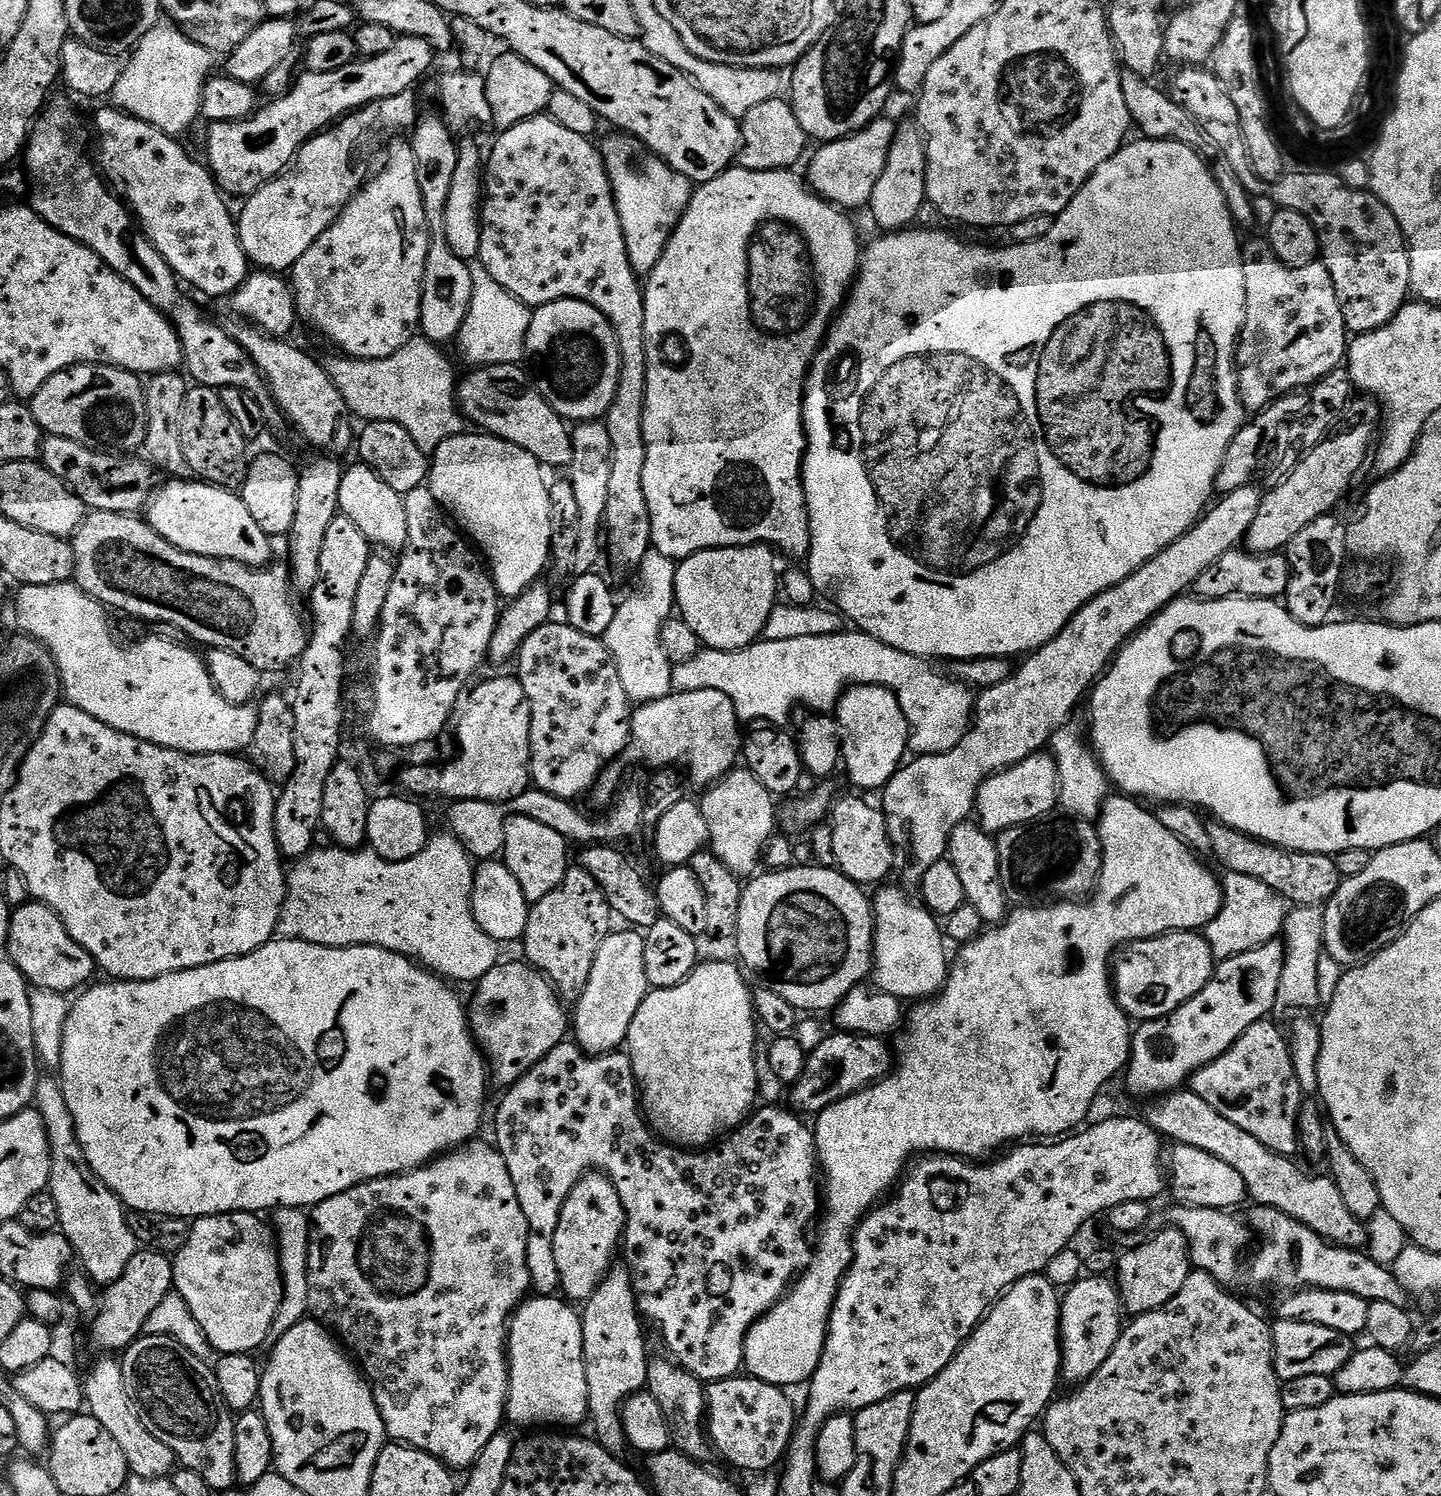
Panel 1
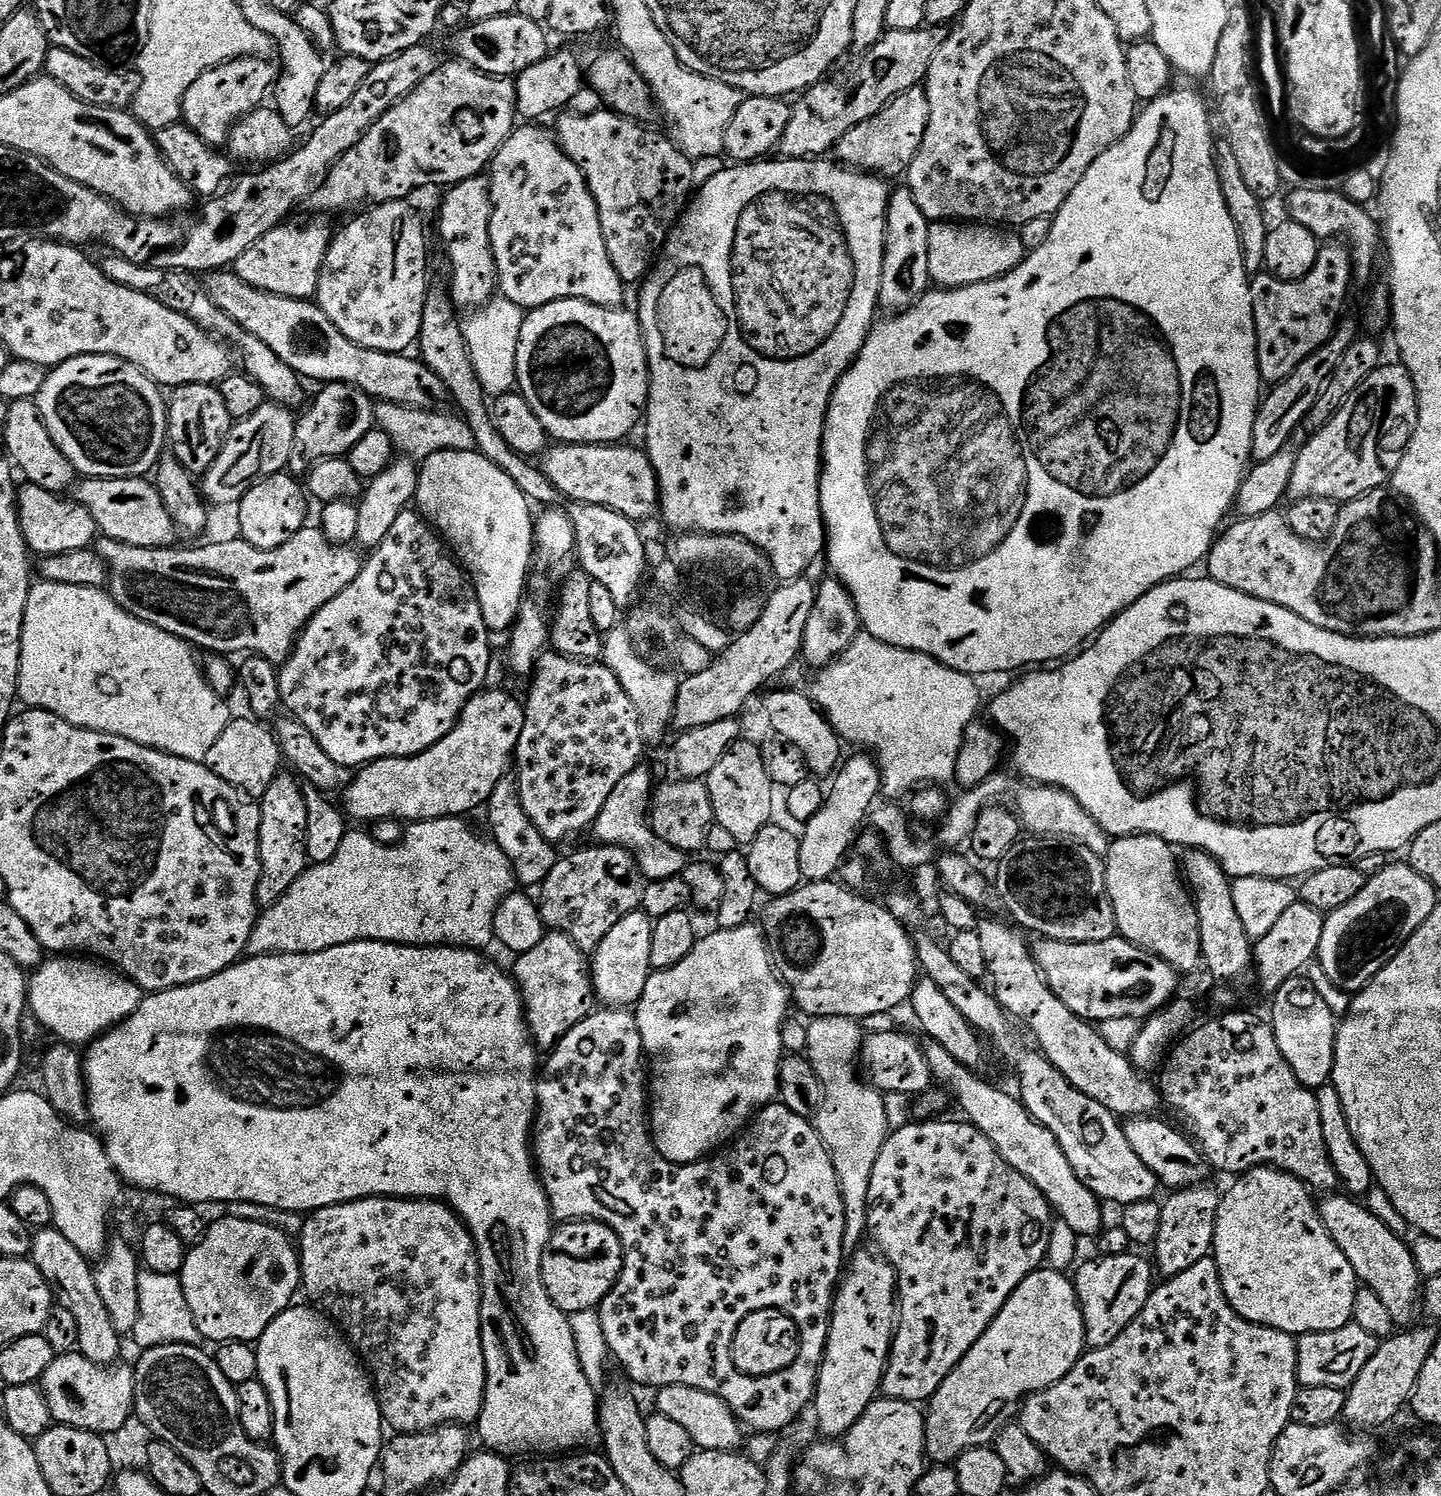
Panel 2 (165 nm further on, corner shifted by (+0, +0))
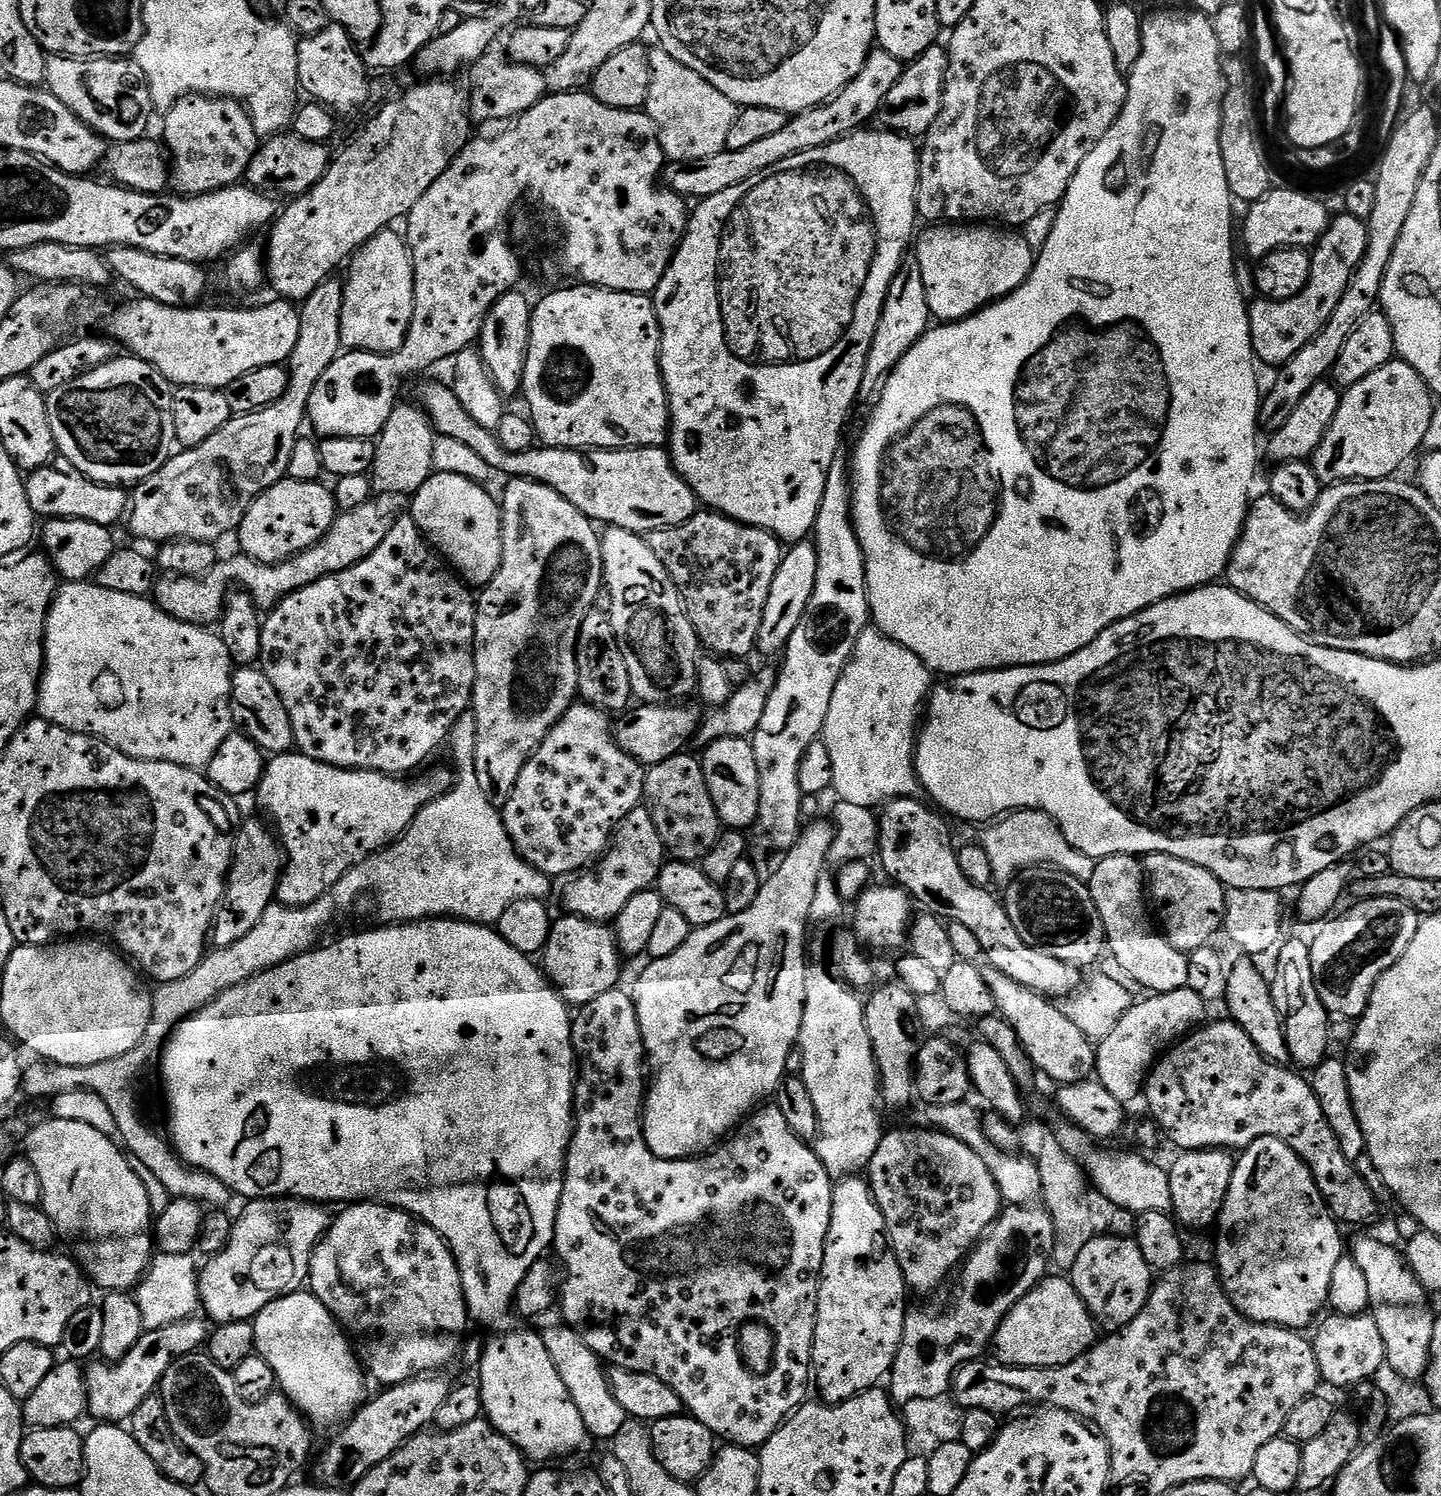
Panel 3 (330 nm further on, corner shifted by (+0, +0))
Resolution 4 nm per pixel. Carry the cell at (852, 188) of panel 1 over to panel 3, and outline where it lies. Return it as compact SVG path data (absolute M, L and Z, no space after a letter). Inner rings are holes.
M933 46L926 50L926 54L911 61L905 67L902 78L898 78L898 86L894 86L890 94L886 94L884 105L878 113L879 127L889 132L899 132L909 138L923 137L930 130L930 126L934 126L938 110L942 110L944 75L947 69L948 53L940 46Z

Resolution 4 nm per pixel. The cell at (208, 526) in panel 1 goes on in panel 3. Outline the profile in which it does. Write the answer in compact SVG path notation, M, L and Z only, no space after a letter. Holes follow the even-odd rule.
M71 466L52 467L35 468L33 472L27 473L24 482L26 498L37 517L57 520L74 518L105 526L116 526L119 520L121 523L125 519L130 507L130 496L123 487L100 484Z

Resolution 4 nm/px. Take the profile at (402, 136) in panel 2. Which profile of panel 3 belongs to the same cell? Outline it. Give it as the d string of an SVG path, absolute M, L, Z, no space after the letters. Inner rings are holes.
M489 54L471 65L472 92L470 88L470 116L476 120L507 122L534 106L546 94L544 72L525 64L517 64L507 55Z

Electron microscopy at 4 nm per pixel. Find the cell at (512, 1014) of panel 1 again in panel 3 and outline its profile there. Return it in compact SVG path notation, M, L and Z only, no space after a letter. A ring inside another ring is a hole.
M564 914L561 917L561 920L553 919L552 932L544 944L542 971L560 993L565 1004L583 1006L594 1002L598 994L606 994L621 983L622 954L616 946L611 927L594 920L584 920L580 916Z

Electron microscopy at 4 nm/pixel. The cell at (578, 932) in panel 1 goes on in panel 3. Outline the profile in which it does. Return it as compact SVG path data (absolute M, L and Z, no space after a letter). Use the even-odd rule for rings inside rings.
M641 806L639 808L635 808L634 810L630 810L630 814L626 814L626 818L622 818L620 820L620 823L616 825L610 837L610 843L608 844L606 851L603 853L603 855L601 855L599 859L597 859L595 863L593 863L591 866L559 881L558 892L560 888L560 904L562 907L564 907L563 911L569 916L580 916L584 920L594 920L597 922L615 921L616 915L618 915L622 910L622 906L626 906L626 902L628 902L630 898L634 896L634 894L638 894L639 892L647 892L653 887L653 885L655 885L656 877L660 875L660 872L663 870L665 863L666 849L664 843L660 838L660 835L656 830L656 827L652 822L652 816L649 815L648 809Z

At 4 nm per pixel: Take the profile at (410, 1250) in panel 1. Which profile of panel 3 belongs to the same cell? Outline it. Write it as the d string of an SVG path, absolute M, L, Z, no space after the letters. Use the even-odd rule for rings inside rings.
M352 1202L341 1208L344 1209L329 1223L328 1232L318 1242L318 1246L310 1258L307 1287L312 1295L318 1298L318 1302L322 1302L322 1306L326 1306L326 1310L330 1310L332 1317L336 1319L337 1324L344 1329L348 1339L352 1341L353 1349L365 1373L371 1379L373 1376L380 1386L407 1384L410 1380L424 1378L429 1374L436 1374L444 1370L440 1368L446 1367L459 1352L461 1355L462 1345L465 1343L464 1331L467 1330L468 1324L470 1325L462 1278L454 1254L448 1249L447 1242L428 1224L423 1224L421 1220L417 1220L415 1216L402 1211L401 1208L389 1208L386 1204L375 1202Z

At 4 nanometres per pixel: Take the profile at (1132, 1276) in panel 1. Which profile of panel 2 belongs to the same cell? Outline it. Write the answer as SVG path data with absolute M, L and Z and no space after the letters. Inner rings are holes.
M1193 1186L1173 1191L1169 1195L1172 1197L1160 1204L1162 1222L1154 1245L1154 1251L1156 1251L1154 1264L1159 1275L1161 1272L1161 1277L1182 1274L1182 1270L1194 1266L1194 1262L1202 1262L1202 1258L1210 1255L1221 1193L1208 1187Z

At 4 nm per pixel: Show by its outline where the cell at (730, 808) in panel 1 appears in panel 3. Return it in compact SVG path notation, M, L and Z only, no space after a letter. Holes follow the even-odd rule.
M726 737L709 744L703 749L702 763L706 786L710 790L710 798L714 802L714 810L718 814L721 825L728 830L748 830L758 821L758 762L754 762L754 750L747 739Z

